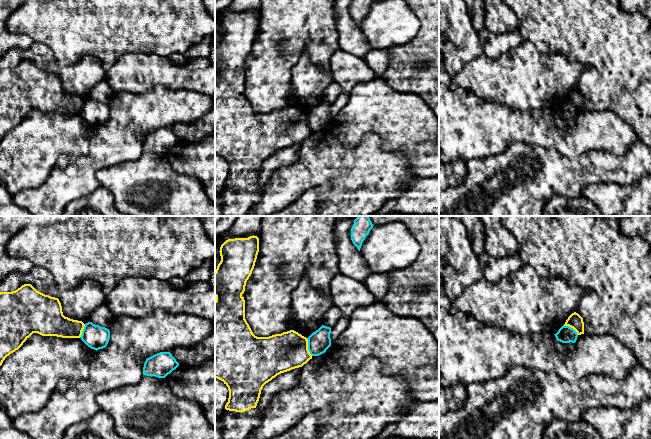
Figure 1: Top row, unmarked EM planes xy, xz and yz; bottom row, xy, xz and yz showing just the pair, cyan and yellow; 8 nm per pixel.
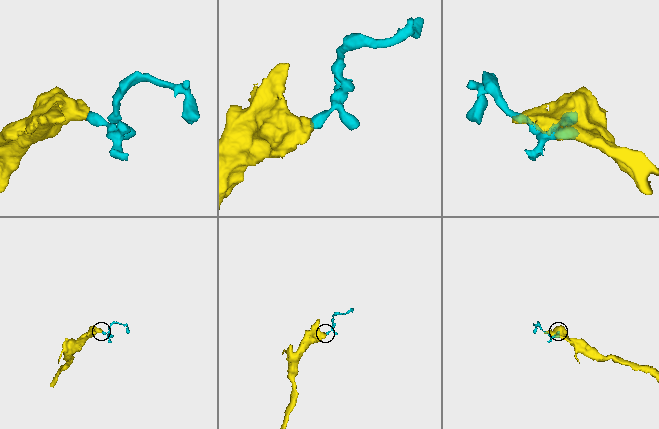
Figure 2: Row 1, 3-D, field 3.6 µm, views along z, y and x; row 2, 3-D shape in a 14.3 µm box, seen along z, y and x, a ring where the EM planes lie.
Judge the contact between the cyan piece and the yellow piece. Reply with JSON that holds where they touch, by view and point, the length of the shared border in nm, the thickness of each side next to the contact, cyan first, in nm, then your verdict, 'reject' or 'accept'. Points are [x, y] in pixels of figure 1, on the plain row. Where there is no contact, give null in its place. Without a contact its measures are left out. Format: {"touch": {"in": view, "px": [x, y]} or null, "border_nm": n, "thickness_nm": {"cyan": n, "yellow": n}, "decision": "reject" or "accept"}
{"touch": {"in": "xz", "px": [308, 123]}, "border_nm": 150, "thickness_nm": {"cyan": 180, "yellow": 320}, "decision": "reject"}

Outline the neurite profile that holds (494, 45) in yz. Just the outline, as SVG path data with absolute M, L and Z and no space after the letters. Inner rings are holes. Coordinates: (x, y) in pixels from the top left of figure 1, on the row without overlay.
M487 28L476 30L483 53L489 58L497 58L522 44L524 40L521 29L505 33L492 33Z

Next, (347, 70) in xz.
M340 49L330 57L330 70L334 82L337 82L345 92L350 92L356 85L369 82L377 77L364 59Z

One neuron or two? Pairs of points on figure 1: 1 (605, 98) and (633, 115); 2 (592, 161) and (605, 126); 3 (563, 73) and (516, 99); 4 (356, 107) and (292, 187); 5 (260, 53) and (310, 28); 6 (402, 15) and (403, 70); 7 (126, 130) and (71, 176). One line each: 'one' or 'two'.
1: one
2: two
3: one
4: two
5: one
6: two
7: one

